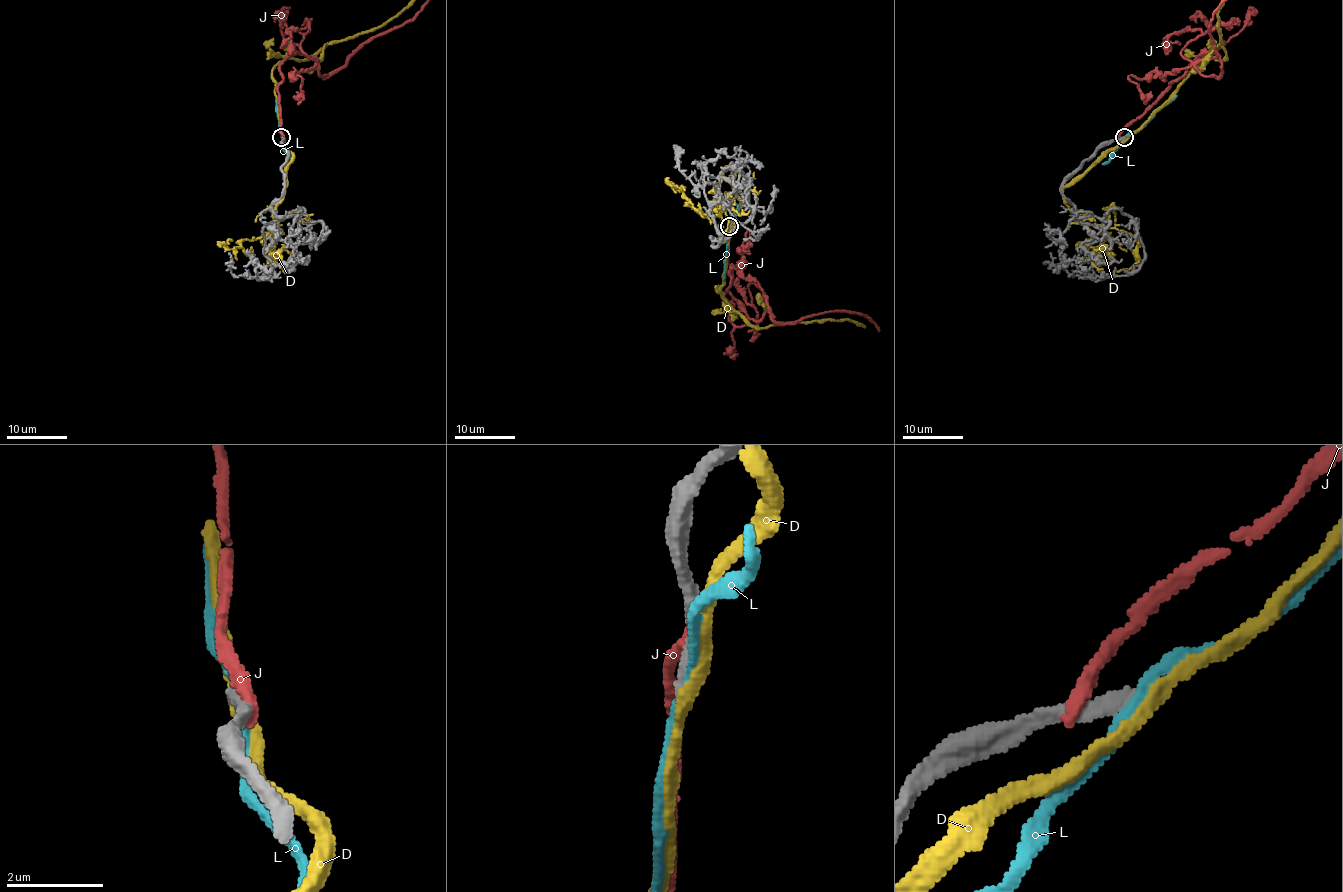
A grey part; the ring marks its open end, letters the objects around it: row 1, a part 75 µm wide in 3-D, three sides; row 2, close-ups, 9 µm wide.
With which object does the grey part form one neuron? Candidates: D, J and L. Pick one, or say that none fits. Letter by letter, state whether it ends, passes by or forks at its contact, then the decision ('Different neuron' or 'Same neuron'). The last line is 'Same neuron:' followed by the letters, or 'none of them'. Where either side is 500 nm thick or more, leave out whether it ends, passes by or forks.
D: It passes by. Different neuron
J: It ends there. Different neuron
L: It passes by. Different neuron
Same neuron: none of them

